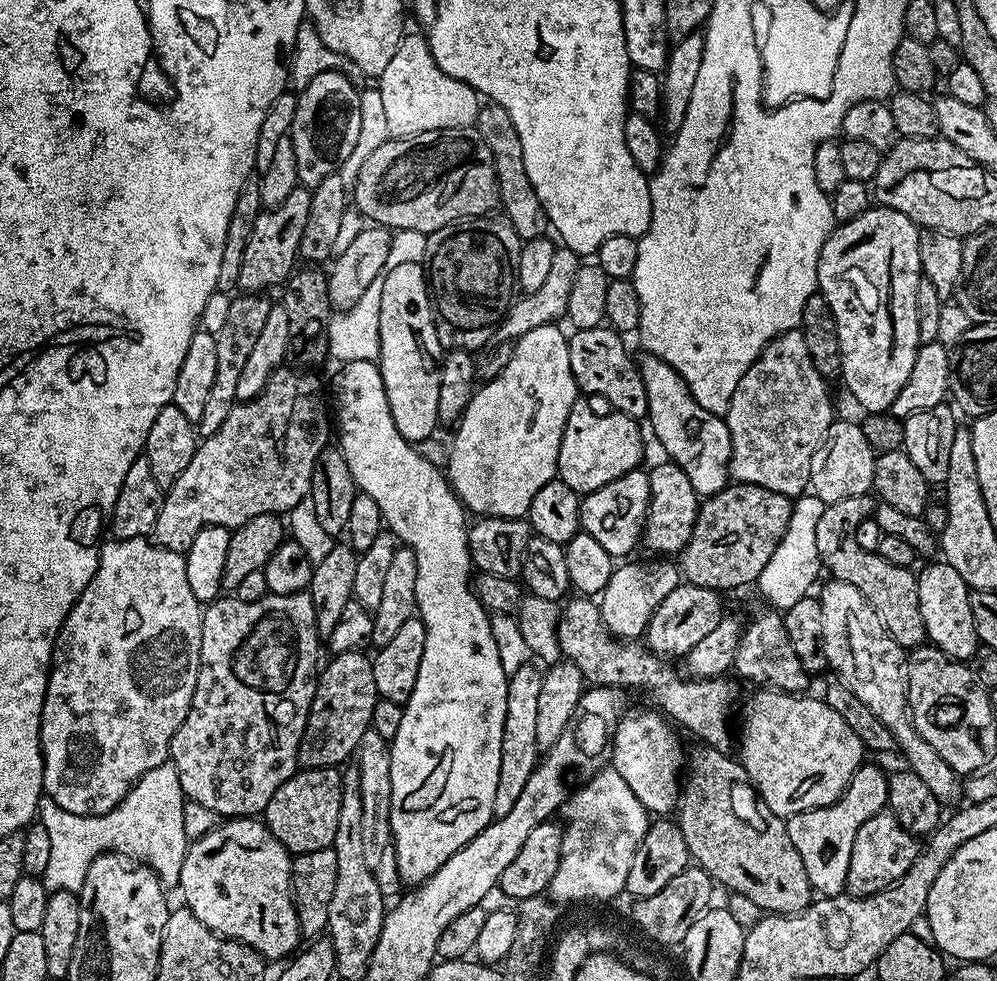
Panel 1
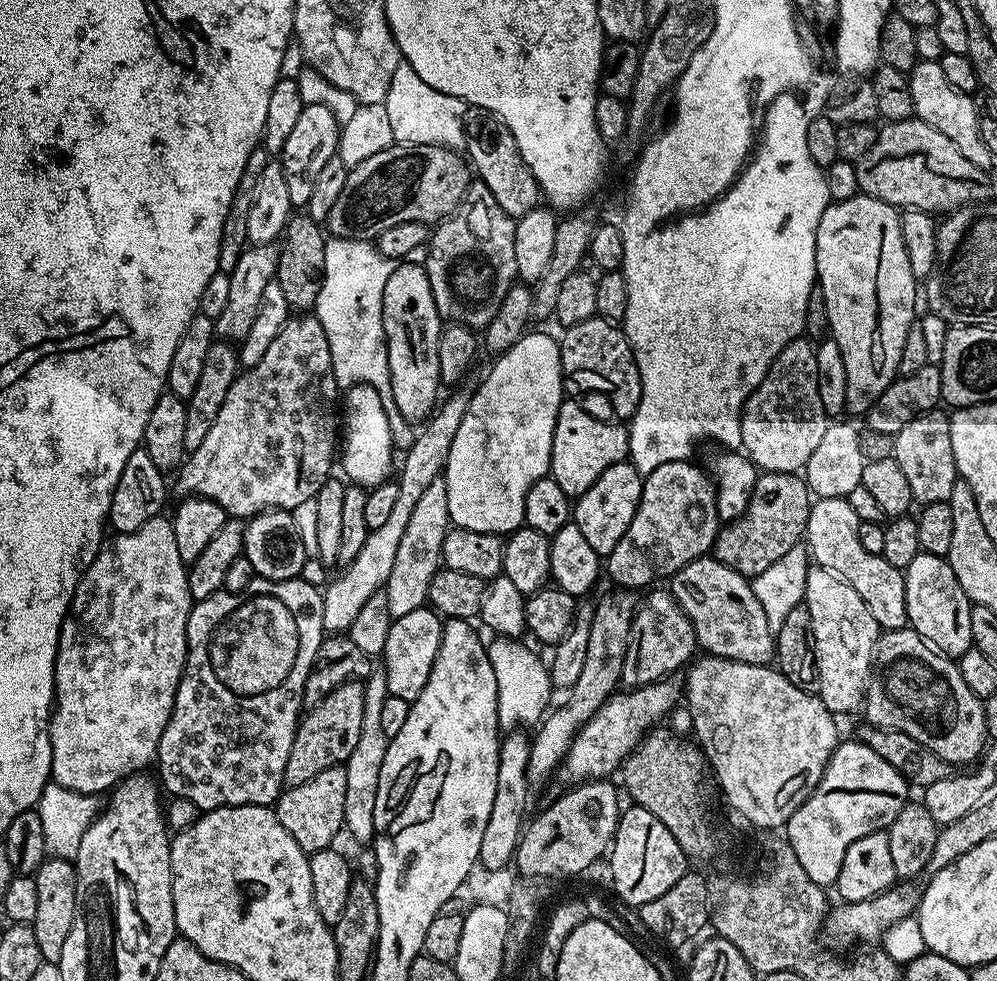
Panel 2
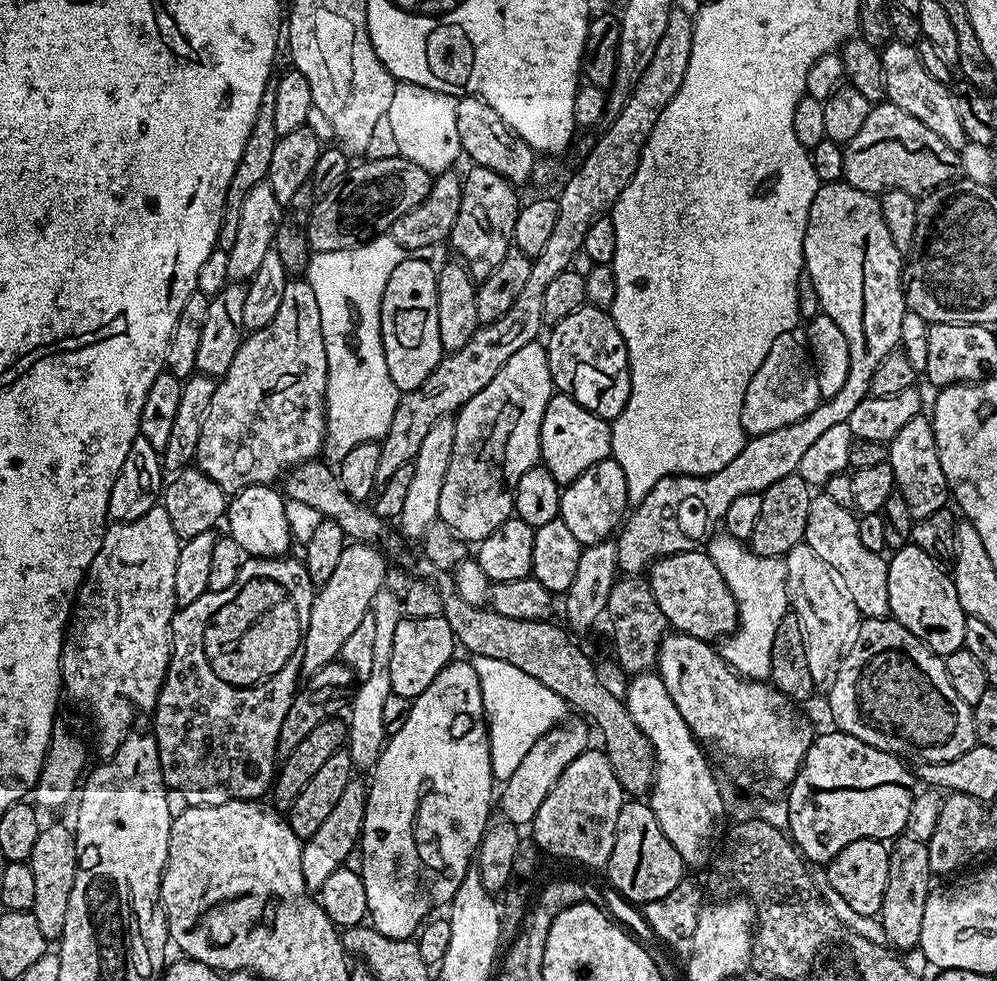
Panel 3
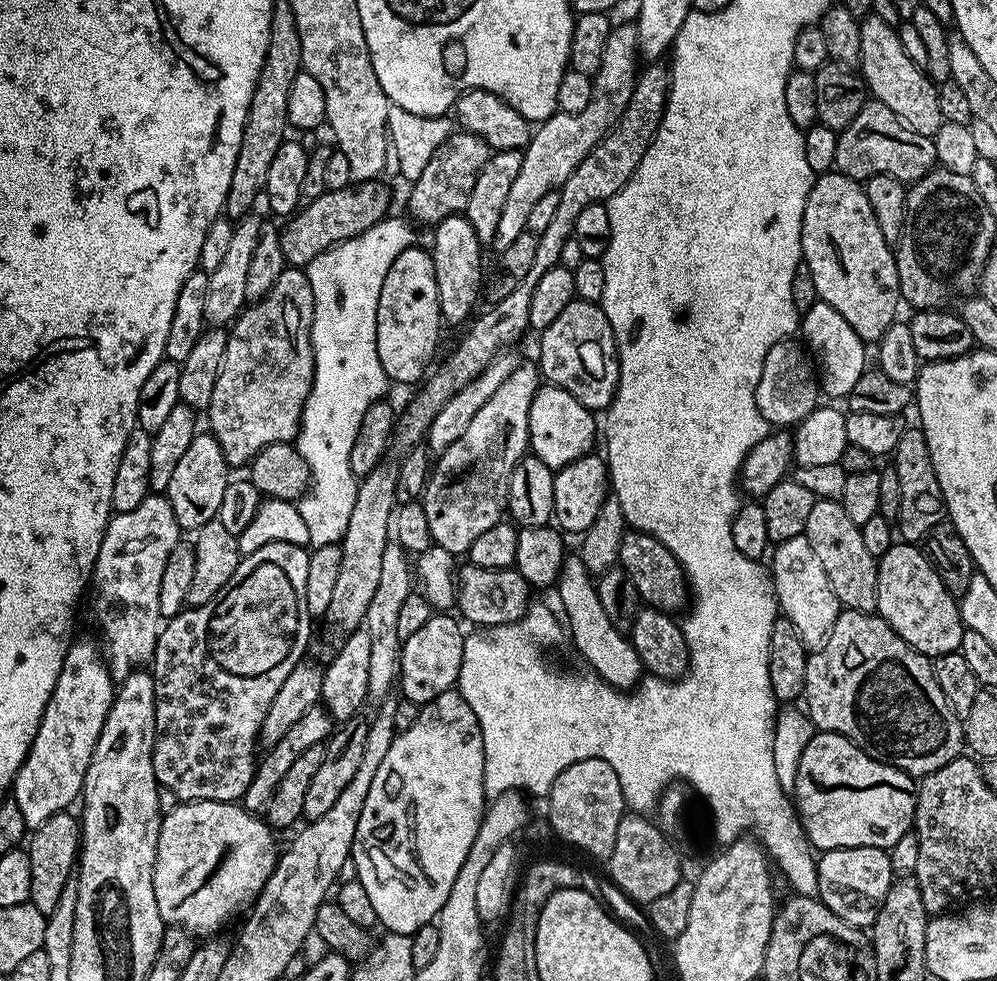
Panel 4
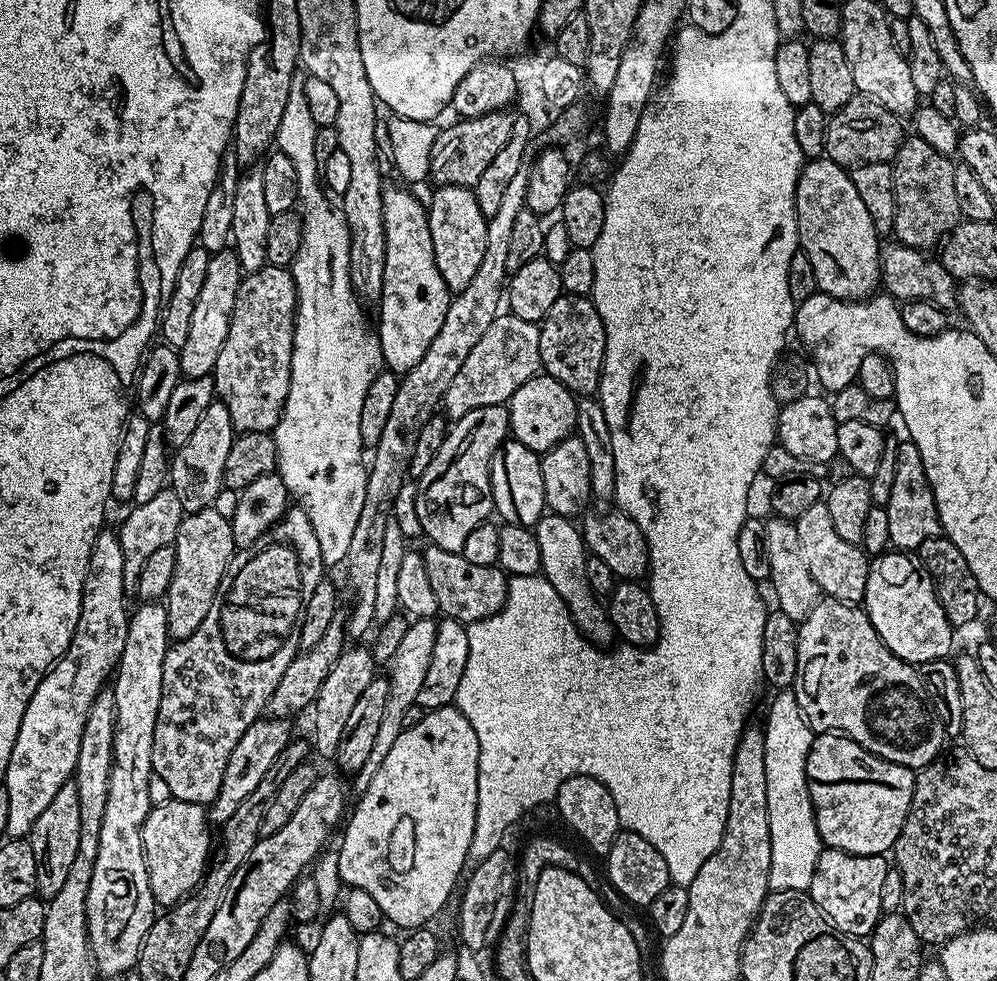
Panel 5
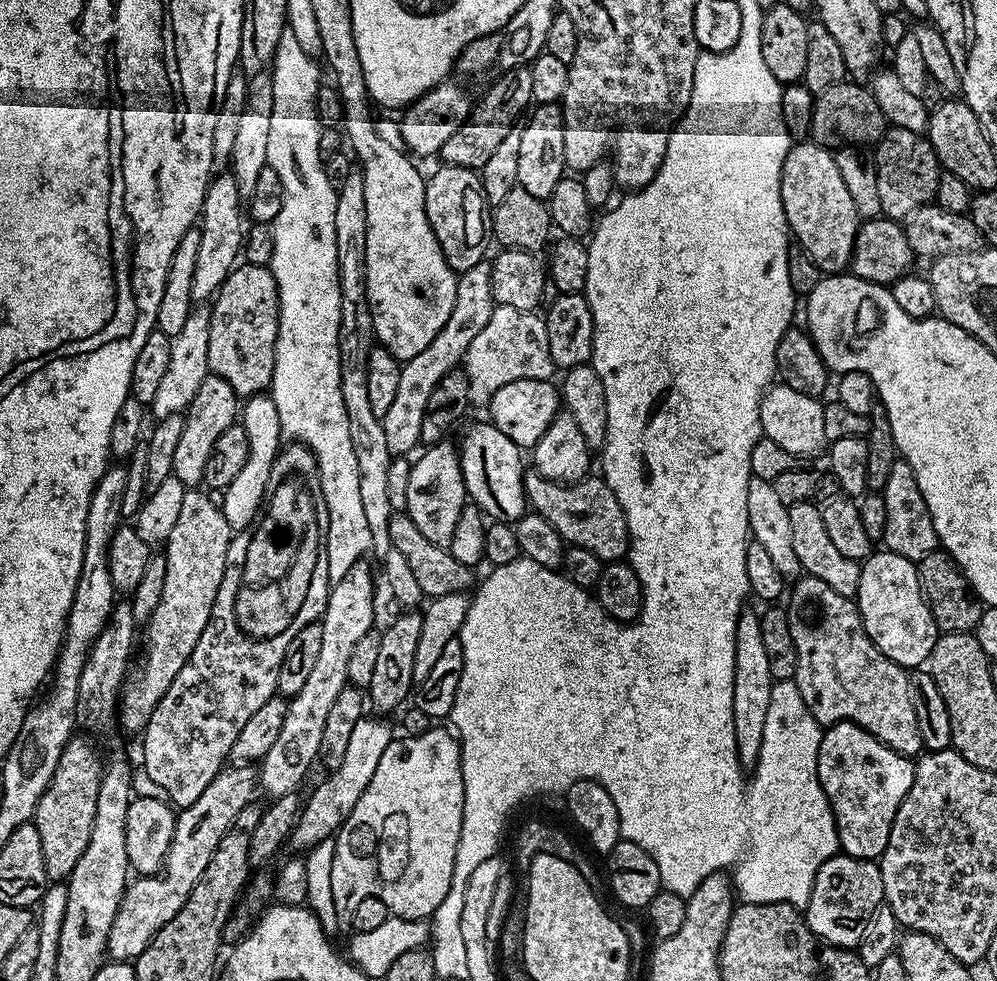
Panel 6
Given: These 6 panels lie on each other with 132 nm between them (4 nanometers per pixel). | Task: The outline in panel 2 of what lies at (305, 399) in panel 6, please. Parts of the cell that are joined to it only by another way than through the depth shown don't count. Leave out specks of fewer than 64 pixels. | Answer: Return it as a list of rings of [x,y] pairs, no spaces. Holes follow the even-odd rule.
[[[329,239],[326,243],[324,281],[316,299],[314,315],[322,322],[322,330],[326,330],[326,338],[330,342],[330,358],[337,385],[344,390],[353,384],[371,386],[380,395],[388,416],[393,445],[397,449],[407,450],[415,442],[417,433],[394,402],[390,386],[388,342],[384,338],[382,322],[382,294],[393,267],[393,261],[375,243]]]

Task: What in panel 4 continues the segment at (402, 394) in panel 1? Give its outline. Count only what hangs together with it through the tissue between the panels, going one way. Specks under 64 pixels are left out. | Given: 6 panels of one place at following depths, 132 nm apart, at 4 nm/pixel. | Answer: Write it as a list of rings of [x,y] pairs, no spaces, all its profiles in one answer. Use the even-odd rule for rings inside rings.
[[[419,246],[402,250],[402,254],[394,258],[394,266],[390,266],[378,298],[376,345],[382,370],[389,381],[416,386],[425,379],[437,359],[436,343],[440,340],[440,328],[438,282],[431,251],[424,249],[423,252]]]

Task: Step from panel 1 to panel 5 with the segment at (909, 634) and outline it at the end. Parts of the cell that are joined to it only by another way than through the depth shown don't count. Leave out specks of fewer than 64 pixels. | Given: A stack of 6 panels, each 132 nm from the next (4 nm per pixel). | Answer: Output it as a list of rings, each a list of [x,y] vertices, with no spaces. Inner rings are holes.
[[[827,503],[810,506],[810,510],[805,510],[794,523],[798,542],[802,542],[802,554],[806,554],[806,566],[810,566],[810,574],[814,574],[814,582],[818,582],[821,593],[834,600],[859,605],[866,594],[869,553],[861,545],[846,542],[838,535]]]

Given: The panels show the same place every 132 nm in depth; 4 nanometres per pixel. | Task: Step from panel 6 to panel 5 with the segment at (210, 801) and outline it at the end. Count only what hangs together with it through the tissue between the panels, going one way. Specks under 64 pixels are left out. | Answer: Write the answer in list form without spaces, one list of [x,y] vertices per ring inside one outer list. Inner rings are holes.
[[[261,718],[252,723],[250,730],[246,730],[242,738],[238,738],[238,746],[234,746],[230,754],[230,762],[226,762],[226,774],[222,776],[222,786],[206,812],[207,819],[213,825],[222,826],[235,814],[238,805],[249,794],[254,794],[258,782],[266,778],[266,770],[270,770],[270,766],[276,764],[278,754],[282,754],[282,750],[286,750],[288,741],[293,739],[294,732],[290,725],[288,720]]]

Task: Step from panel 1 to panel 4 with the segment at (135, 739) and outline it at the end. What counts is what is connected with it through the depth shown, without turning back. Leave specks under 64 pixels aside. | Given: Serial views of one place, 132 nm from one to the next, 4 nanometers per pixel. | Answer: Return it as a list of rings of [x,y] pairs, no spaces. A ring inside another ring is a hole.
[[[150,494],[134,510],[126,510],[113,515],[108,521],[102,546],[98,550],[96,569],[92,572],[91,583],[96,588],[96,597],[92,600],[92,612],[96,615],[96,624],[104,635],[102,652],[106,657],[108,670],[117,681],[125,680],[131,672],[151,665],[156,652],[156,640],[160,637],[162,617],[158,610],[158,590],[162,587],[162,570],[166,570],[166,558],[170,550],[181,543],[182,529],[174,518],[167,495]]]

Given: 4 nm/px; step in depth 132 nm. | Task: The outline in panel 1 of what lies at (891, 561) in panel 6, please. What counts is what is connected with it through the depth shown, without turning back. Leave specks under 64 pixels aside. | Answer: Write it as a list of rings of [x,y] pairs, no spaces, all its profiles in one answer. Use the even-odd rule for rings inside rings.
[[[934,562],[925,563],[928,565],[922,570],[919,569],[916,577],[918,610],[922,610],[922,622],[926,626],[926,637],[930,641],[931,647],[942,650],[947,656],[951,656],[953,660],[971,661],[978,641],[974,630],[974,614],[970,614],[969,586],[966,582],[962,582],[962,574],[958,574],[958,570],[954,570],[954,566],[943,562],[930,563]]]

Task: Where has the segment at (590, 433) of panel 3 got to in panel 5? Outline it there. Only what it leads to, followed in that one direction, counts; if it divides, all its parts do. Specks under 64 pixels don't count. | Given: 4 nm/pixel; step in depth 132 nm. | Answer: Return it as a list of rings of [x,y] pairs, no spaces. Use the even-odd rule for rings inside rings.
[[[547,374],[531,376],[507,402],[508,426],[511,435],[522,446],[538,454],[549,452],[558,442],[573,435],[576,426],[577,397],[566,385]]]

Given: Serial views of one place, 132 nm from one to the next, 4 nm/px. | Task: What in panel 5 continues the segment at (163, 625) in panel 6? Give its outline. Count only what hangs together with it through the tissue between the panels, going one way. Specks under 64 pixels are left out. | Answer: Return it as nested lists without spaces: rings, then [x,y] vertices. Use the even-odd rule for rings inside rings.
[[[216,507],[189,512],[178,526],[176,539],[176,566],[174,578],[170,580],[166,607],[168,610],[168,634],[173,641],[185,640],[202,626],[202,618],[210,614],[210,606],[216,597],[228,563],[238,549],[232,533],[232,522],[222,518]]]

